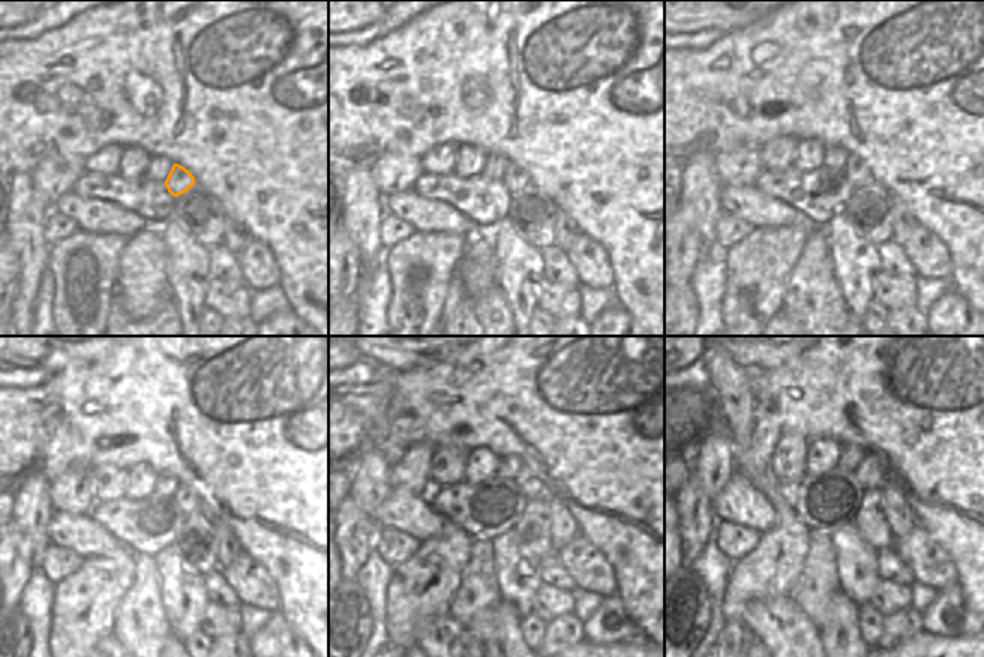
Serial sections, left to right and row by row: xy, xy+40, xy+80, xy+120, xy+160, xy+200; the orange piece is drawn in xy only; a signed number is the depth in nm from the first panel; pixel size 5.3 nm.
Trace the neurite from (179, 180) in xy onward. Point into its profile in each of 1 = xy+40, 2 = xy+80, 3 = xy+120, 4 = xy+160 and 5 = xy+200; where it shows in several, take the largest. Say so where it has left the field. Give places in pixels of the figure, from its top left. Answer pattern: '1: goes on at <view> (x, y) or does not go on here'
1: goes on at xy+40 (515, 179)
2: goes on at xy+80 (857, 173)
3: goes on at xy+120 (188, 501)
4: goes on at xy+160 (531, 486)
5: goes on at xy+200 (869, 473)

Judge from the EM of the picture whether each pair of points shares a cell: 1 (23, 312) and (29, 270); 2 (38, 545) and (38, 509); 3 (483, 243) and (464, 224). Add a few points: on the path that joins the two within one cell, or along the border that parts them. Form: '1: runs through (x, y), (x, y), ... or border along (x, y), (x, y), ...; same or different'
1: runs through (23, 302), (29, 281); same
2: runs through (36, 536), (36, 518); same
3: border along (480, 233), (471, 239); different

